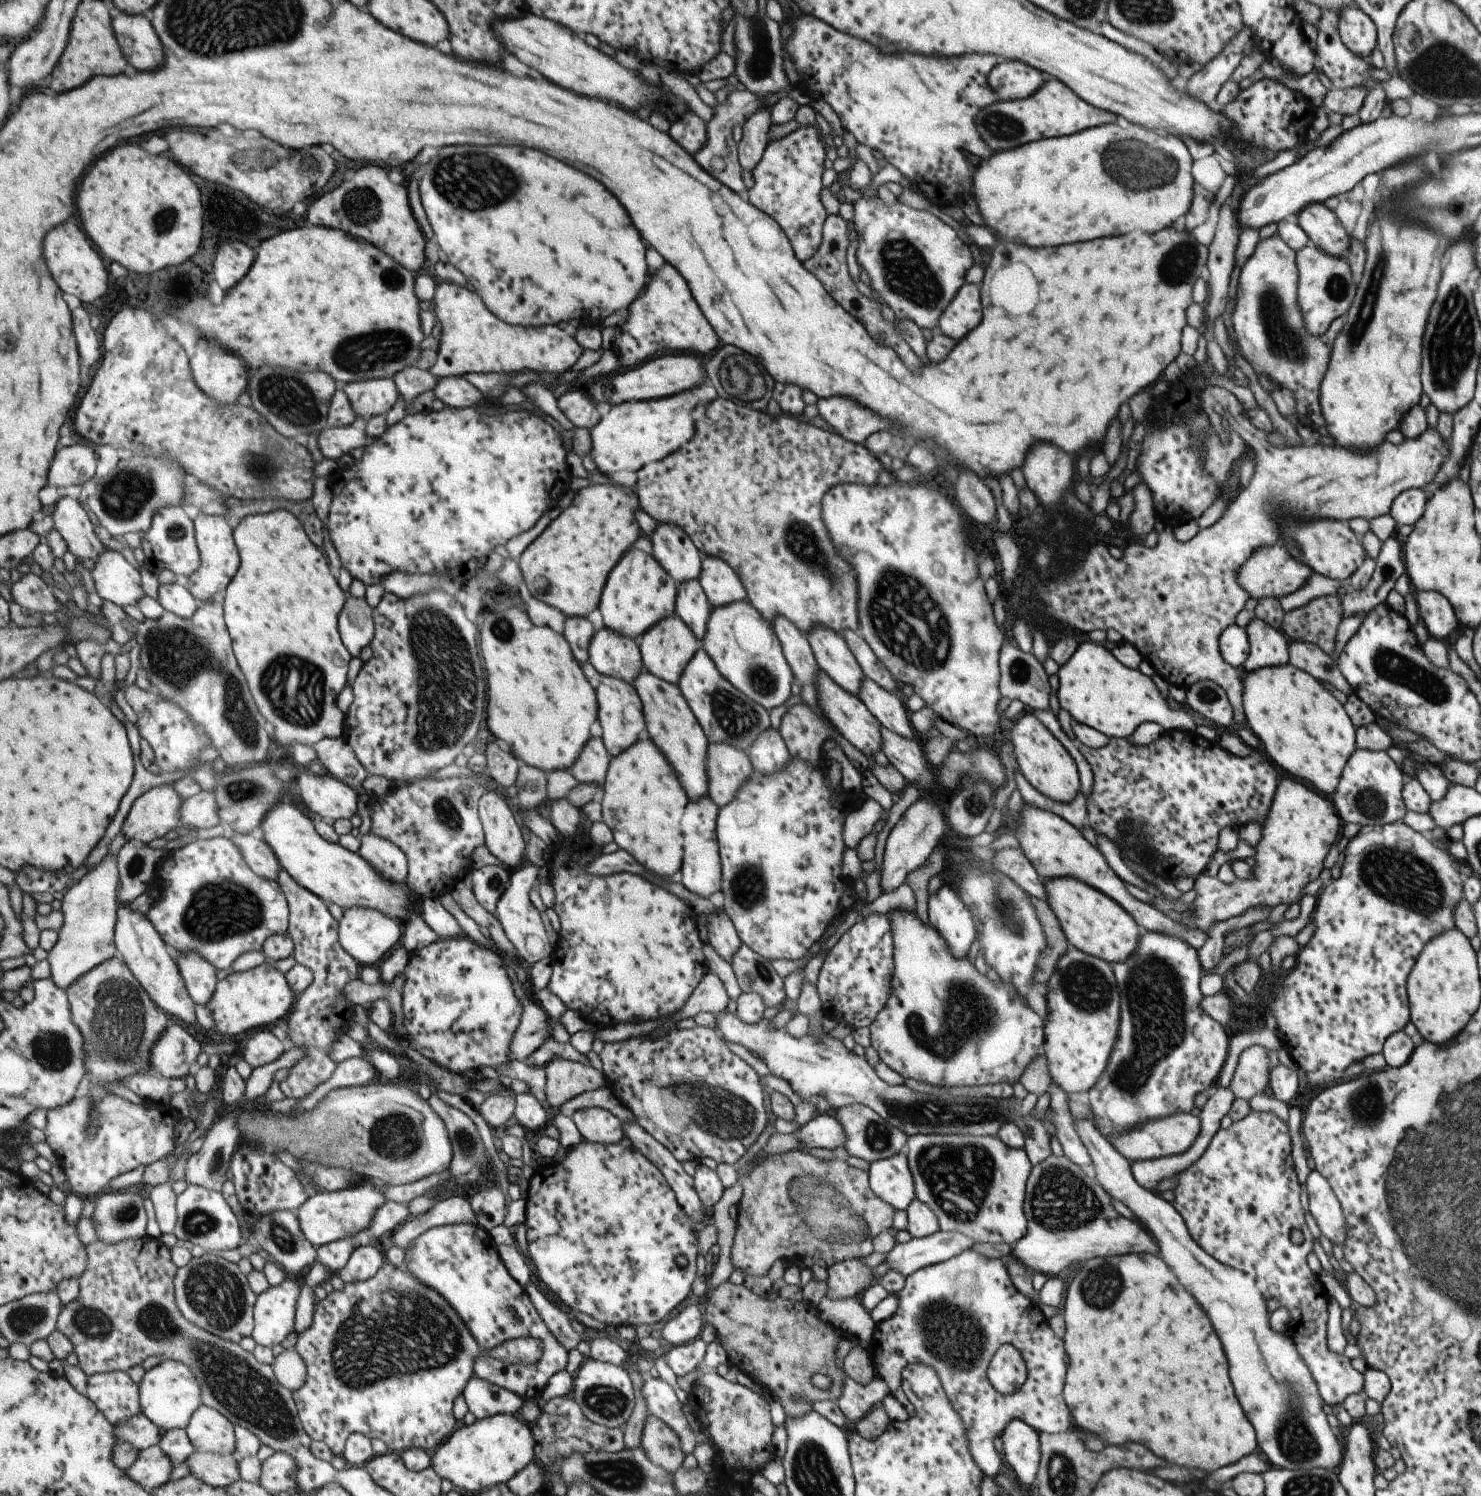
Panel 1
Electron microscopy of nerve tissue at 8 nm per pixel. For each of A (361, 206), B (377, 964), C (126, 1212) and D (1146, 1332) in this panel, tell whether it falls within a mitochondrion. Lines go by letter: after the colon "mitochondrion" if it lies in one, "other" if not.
A: mitochondrion
B: other
C: mitochondrion
D: other

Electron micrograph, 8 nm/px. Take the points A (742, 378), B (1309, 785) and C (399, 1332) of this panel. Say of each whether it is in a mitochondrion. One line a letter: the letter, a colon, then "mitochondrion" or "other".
A: mitochondrion
B: other
C: mitochondrion

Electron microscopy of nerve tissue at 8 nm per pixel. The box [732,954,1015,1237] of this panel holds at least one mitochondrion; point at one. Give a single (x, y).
(964, 1001)

